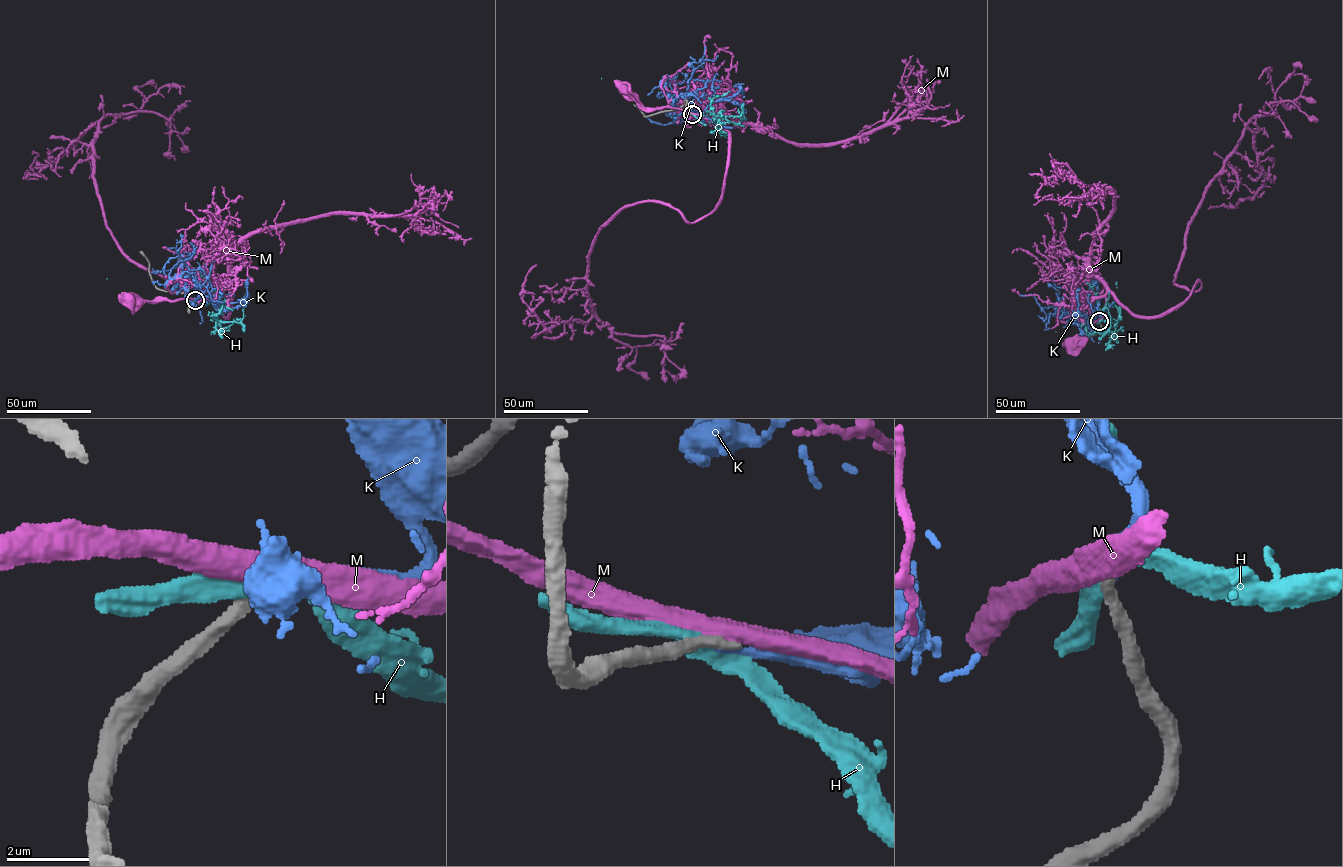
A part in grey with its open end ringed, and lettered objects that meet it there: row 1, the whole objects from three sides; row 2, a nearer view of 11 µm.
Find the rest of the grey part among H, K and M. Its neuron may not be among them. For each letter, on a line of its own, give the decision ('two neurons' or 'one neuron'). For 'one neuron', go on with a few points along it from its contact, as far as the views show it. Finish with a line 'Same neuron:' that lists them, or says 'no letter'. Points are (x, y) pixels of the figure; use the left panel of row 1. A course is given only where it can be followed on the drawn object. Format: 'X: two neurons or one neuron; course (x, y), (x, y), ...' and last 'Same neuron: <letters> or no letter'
H: two neurons
K: one neuron; course (195, 300), (201, 299), (191, 275), (175, 279), (167, 276), (171, 281), (170, 269), (192, 255), (190, 242)
M: two neurons
Same neuron: K

